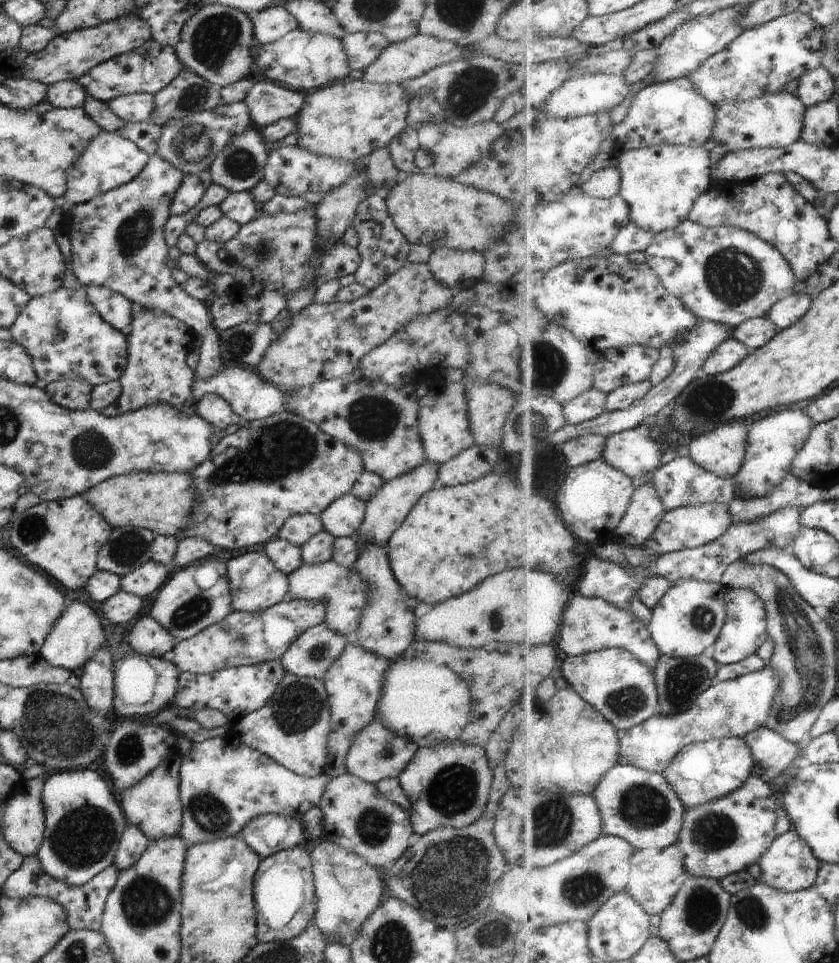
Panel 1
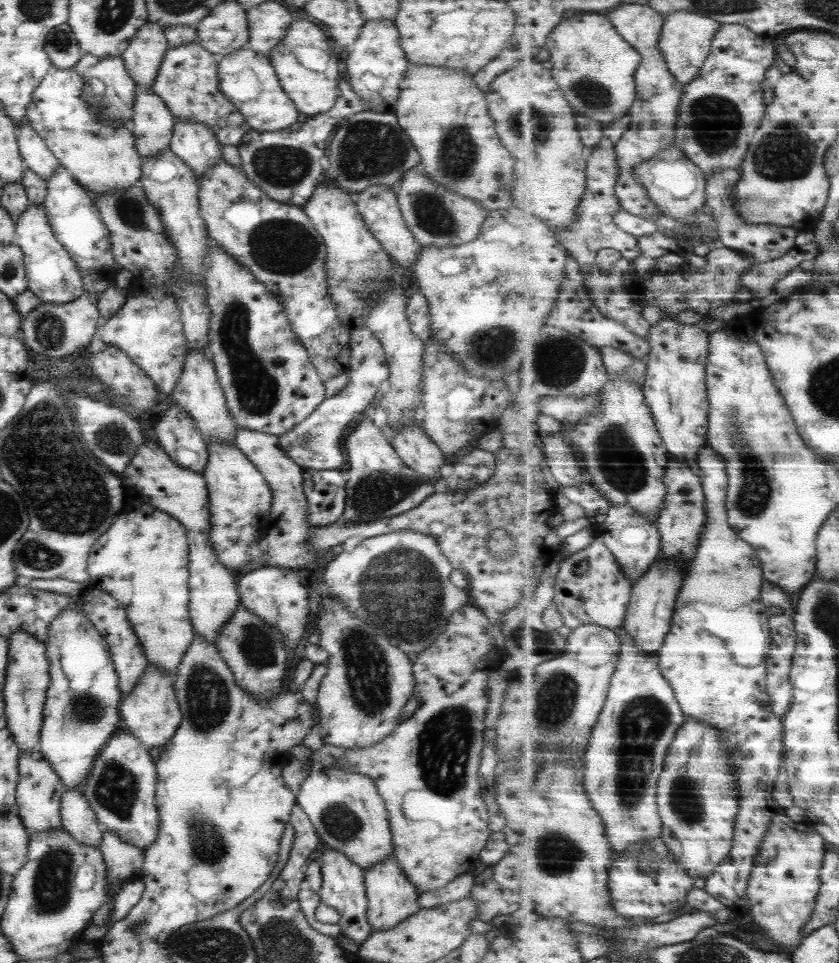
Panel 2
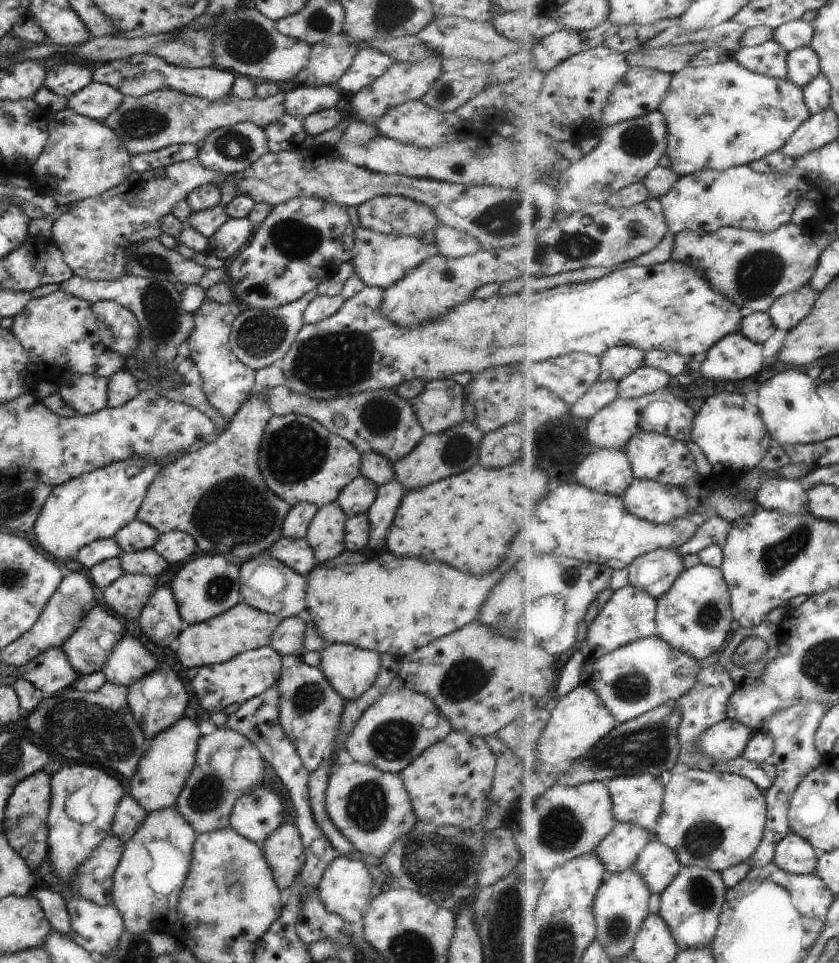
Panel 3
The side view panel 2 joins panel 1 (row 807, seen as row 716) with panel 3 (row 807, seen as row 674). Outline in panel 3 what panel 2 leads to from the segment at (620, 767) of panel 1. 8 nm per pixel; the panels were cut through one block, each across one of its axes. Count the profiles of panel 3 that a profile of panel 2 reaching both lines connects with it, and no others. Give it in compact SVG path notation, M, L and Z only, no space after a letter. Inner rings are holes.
M651 773L621 775L607 781L617 822L635 823L655 836L664 809L666 780Z

